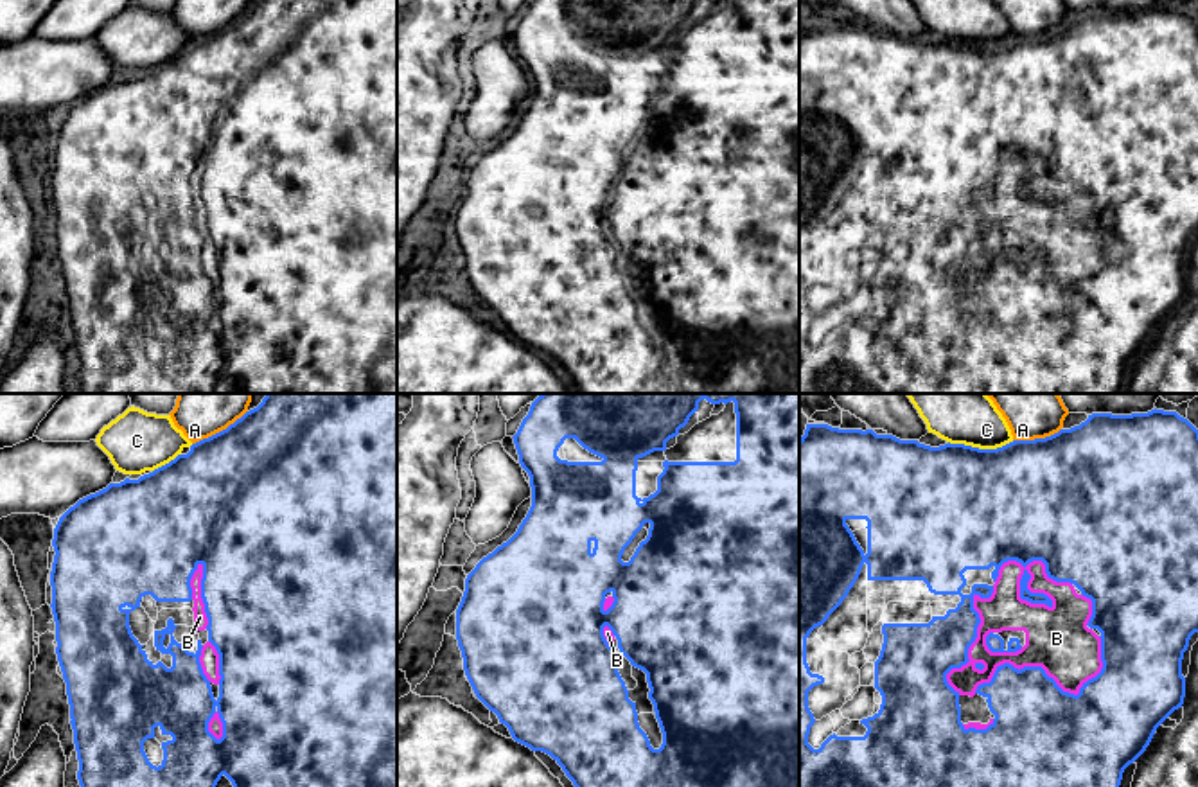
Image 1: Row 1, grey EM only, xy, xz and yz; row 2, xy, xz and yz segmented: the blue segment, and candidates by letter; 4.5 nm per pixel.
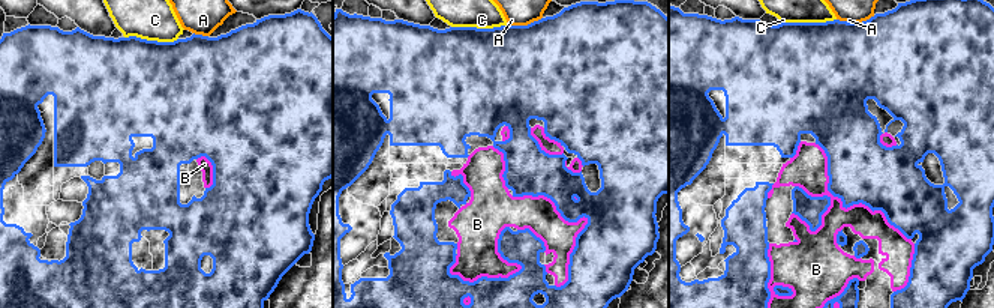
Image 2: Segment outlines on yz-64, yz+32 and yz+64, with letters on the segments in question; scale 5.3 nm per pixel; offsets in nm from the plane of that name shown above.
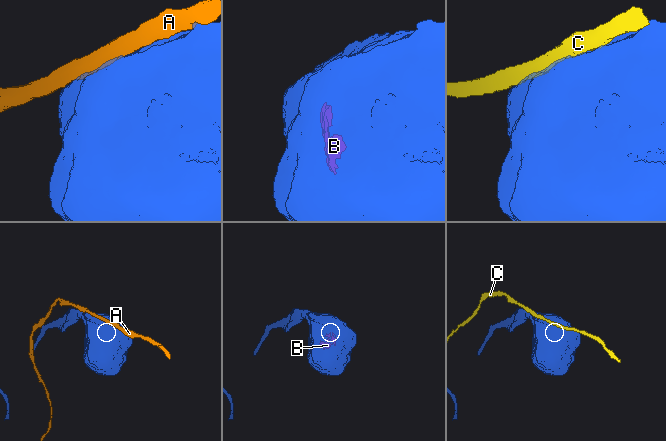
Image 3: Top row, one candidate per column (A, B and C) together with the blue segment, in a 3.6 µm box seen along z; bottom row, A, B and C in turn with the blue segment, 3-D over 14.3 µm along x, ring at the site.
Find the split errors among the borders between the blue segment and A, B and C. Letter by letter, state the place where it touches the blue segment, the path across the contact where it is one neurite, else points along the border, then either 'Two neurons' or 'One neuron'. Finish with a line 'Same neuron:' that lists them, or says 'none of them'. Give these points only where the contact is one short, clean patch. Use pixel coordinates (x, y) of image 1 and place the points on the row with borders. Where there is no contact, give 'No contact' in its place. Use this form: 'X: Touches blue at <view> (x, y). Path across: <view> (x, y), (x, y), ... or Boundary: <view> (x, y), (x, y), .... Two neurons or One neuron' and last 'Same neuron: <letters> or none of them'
A: Touches blue at xy (220, 432). Two neurons
B: Touches blue at yz (1033, 559). One neuron
C: Touches blue at yz (981, 450). Two neurons
Same neuron: B

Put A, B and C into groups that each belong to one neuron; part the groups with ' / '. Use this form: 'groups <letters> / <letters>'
groups A / B / C

